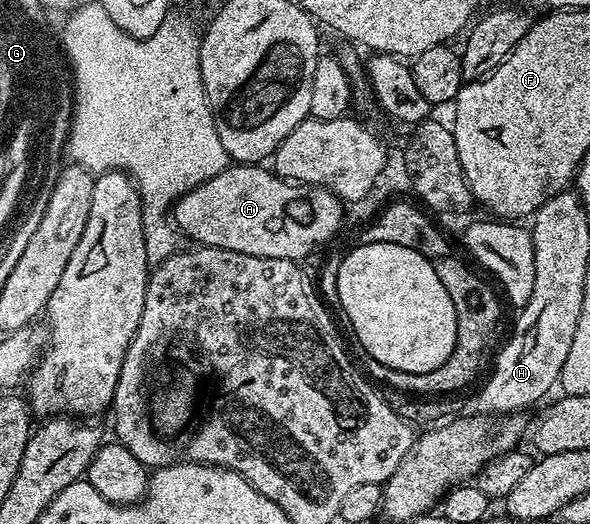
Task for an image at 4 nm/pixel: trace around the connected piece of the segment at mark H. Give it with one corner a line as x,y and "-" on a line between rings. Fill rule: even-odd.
518,332
518,336
510,336
506,346
501,350
494,370
483,386
478,404
489,414
503,416
526,410
526,407
544,397
552,386
560,379
561,370
572,345
570,336
574,332
564,332
564,342
528,342
528,332

